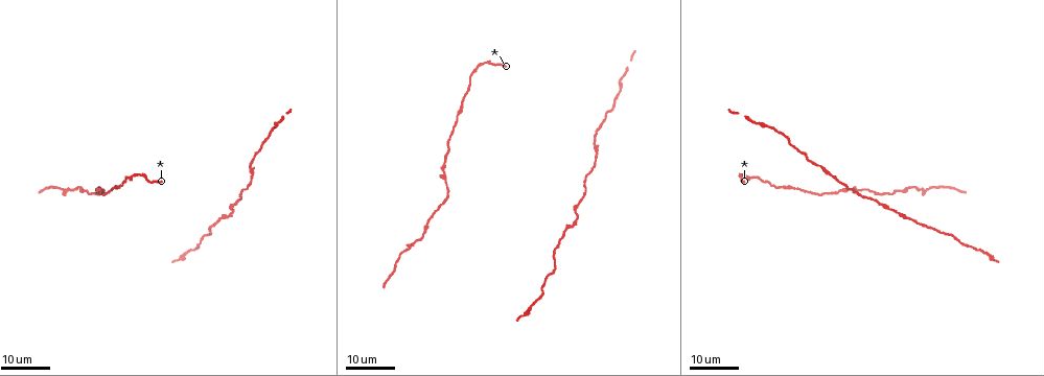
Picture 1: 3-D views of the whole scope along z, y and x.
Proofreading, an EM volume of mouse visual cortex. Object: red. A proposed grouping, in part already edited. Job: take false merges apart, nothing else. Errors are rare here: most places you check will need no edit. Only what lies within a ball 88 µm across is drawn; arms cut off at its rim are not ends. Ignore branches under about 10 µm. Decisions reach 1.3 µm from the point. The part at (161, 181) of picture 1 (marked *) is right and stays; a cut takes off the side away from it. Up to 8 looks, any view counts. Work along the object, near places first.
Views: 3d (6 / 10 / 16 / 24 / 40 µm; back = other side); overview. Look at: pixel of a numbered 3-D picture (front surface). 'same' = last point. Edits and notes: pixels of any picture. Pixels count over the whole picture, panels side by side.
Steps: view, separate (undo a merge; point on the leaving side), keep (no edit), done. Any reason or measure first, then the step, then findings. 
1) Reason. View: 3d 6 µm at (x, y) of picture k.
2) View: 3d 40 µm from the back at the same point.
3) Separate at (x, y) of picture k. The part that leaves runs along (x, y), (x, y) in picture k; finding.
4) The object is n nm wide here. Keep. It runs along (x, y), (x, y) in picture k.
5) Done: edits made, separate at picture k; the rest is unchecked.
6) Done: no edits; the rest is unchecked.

Sudden change in width. View: 3d 24 µm at (792, 188) of picture 1.

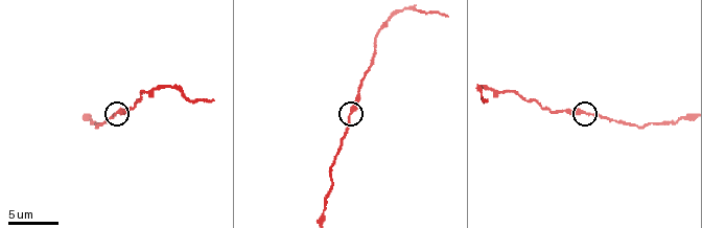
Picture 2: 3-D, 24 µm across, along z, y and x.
Zoom in. View: 3d 6 µm at (353, 112) of picture 2.

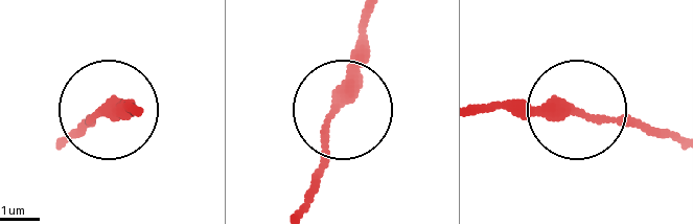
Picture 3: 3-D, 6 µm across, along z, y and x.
Other side. View: 3d 6 µm from the back at (106, 110) of picture 3.

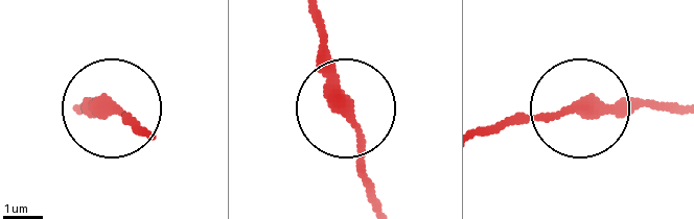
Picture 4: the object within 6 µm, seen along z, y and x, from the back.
Keep. One cell here.

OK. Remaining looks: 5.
Sudden change in width. View: 3d 16 µm at (447, 182) of picture 1.

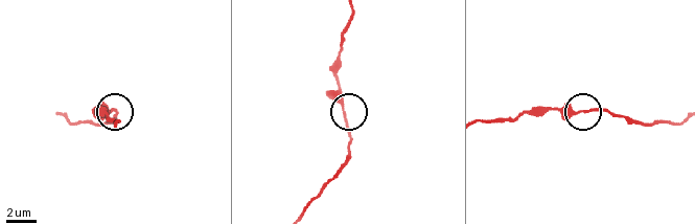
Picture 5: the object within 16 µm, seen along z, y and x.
View: 3d 10 µm at (585, 111) of picture 5.

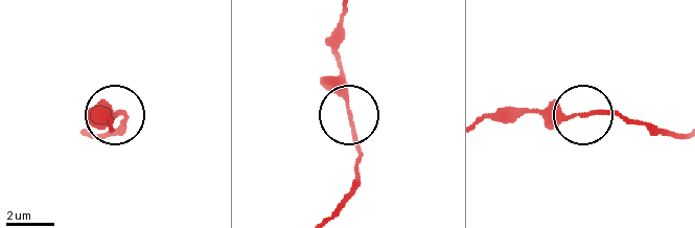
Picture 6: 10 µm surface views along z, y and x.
Keep. It runs along (484, 119), (556, 110), (650, 121) in picture 6; continuous, no second cell.

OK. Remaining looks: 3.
Thick turns thin. View: 3d 24 µm at (923, 190) of picture 1.

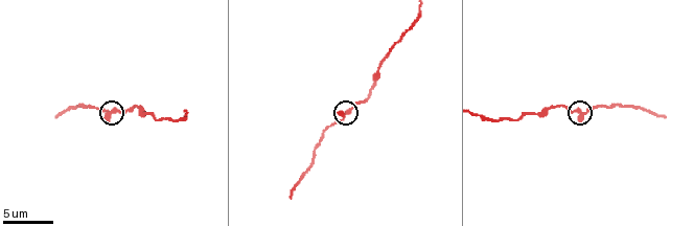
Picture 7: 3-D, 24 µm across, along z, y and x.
View: 3d 6 µm at (583, 115) of picture 7.

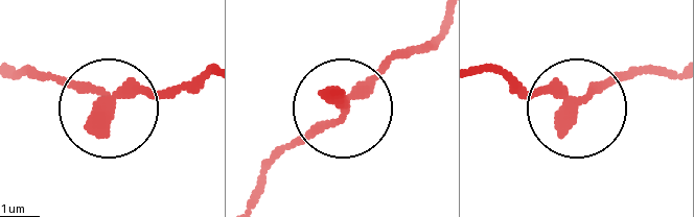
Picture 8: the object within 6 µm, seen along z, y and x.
Keep. It runs along (440, 24), (379, 65), (330, 121), (263, 170) in picture 8; continuous, no second cell.

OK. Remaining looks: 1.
Done: no edits; the rest is unchecked.

